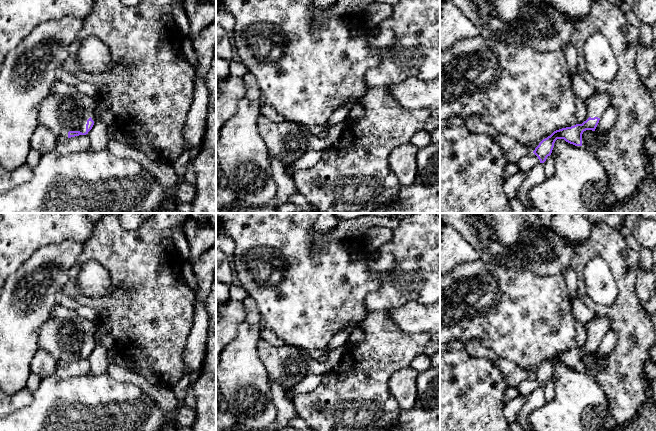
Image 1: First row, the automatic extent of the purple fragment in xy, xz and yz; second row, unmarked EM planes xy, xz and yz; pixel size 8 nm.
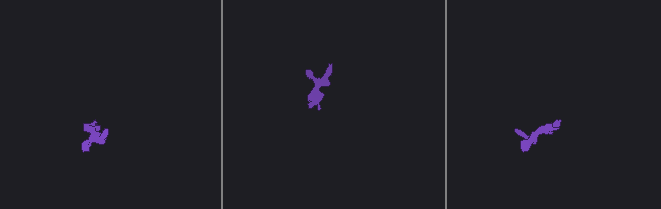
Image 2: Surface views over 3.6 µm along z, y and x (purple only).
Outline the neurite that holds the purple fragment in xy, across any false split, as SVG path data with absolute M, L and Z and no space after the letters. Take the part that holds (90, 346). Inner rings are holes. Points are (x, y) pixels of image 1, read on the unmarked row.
M56 305L50 319L39 332L38 349L45 350L57 361L71 362L86 359L95 345L101 343L114 354L114 338L103 335L96 338L98 327L81 317L75 310Z

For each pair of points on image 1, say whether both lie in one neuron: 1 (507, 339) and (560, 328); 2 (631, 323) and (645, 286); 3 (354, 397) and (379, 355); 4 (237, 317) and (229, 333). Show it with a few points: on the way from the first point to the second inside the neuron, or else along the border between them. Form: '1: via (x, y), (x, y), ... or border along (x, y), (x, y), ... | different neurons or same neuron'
1: via (520, 328), (547, 328) | same neuron
2: border along (635, 277), (637, 298), (645, 311) | different neurons
3: via (357, 387), (364, 370), (369, 365) | same neuron
4: via (233, 321), (229, 325), (229, 329) | same neuron

